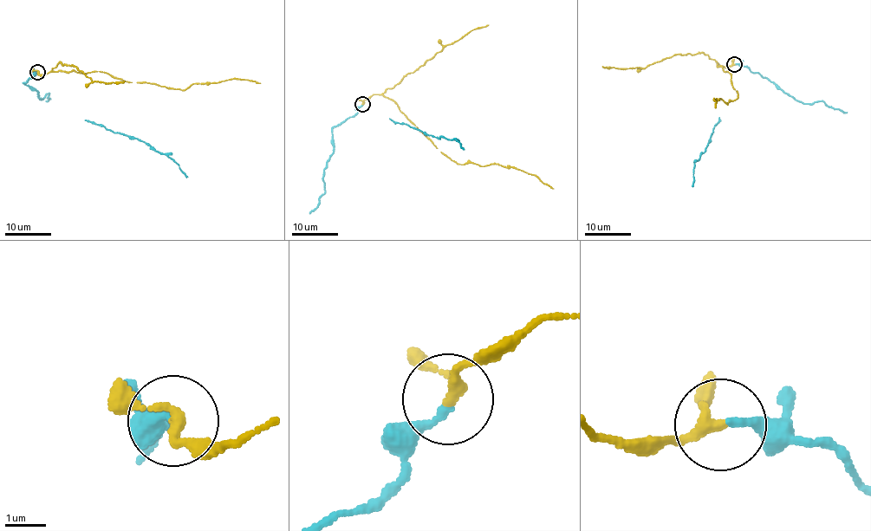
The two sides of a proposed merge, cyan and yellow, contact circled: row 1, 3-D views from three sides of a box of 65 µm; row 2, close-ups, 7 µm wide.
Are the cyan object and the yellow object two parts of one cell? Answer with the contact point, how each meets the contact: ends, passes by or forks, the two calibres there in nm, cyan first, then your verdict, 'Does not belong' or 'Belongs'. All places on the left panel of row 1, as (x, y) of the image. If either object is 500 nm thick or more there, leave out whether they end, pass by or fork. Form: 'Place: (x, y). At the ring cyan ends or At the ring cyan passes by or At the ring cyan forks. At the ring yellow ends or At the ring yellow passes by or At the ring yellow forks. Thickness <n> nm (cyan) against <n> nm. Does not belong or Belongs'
Place: (37, 72). At the ring cyan ends. At the ring yellow passes by. Thickness 220 nm (cyan) against 240 nm. Belongs

